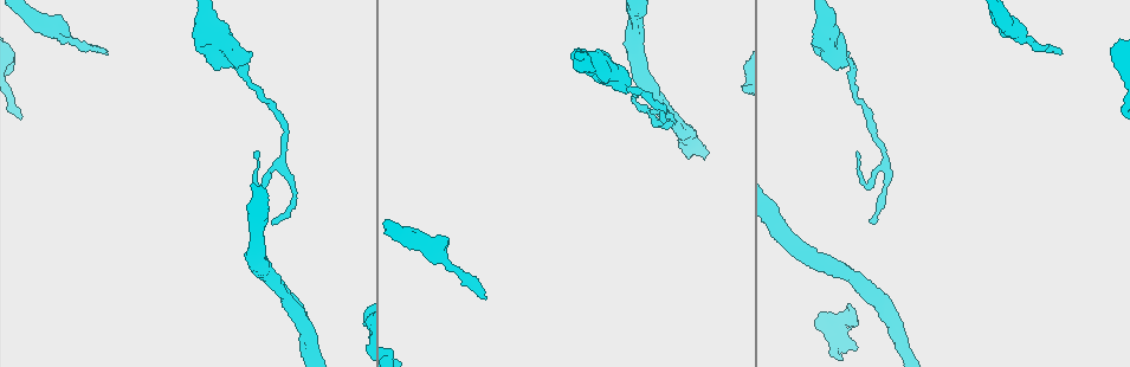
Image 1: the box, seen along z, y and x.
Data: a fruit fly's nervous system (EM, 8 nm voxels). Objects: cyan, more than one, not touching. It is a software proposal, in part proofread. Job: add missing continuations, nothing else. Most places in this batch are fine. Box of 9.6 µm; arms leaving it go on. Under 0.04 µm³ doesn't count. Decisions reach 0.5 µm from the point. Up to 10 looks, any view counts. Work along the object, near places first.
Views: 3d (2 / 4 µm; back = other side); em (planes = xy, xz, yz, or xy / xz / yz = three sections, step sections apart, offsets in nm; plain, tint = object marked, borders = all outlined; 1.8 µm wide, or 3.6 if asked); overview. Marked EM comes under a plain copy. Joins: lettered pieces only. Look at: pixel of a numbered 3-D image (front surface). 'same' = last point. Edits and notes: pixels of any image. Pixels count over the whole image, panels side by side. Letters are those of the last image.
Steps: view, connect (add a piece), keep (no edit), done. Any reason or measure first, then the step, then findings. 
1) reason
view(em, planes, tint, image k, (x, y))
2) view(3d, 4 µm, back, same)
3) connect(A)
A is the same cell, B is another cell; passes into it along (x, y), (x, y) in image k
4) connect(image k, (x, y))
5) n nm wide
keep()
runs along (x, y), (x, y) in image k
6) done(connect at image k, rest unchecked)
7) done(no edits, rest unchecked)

free end
view(em, xz, step 16, borders, image 1, (107, 52))

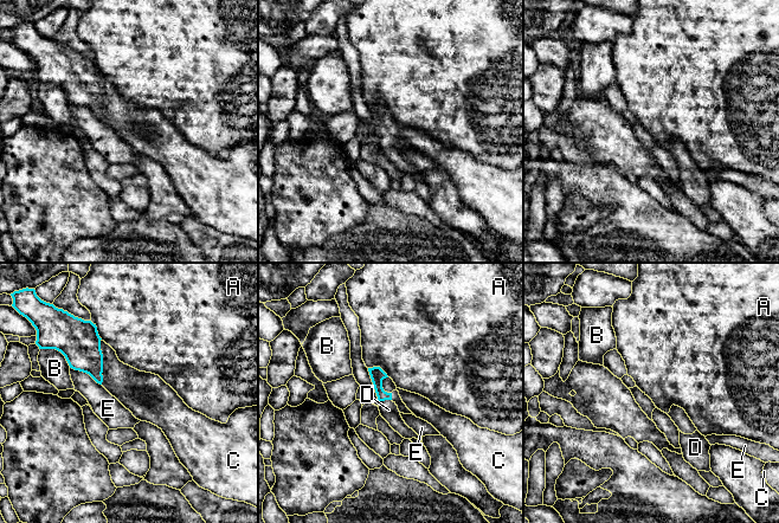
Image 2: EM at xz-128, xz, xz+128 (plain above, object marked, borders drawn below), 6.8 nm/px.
90 nm wide; C touches over 320 nm
connect(D)
D is the same cell, A, B, C and E are other cells; it goes on there

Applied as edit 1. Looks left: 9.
branch stops here
view(em, planes, borders, image 1, (836, 70))

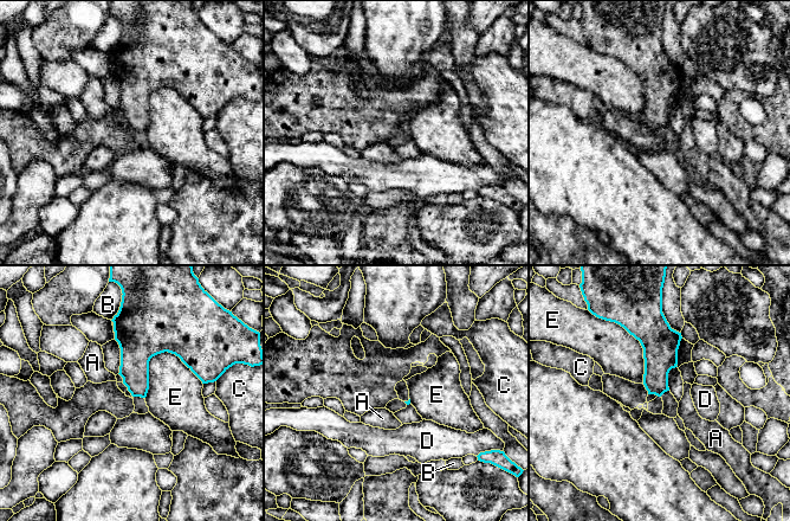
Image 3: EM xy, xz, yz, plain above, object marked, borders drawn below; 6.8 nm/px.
keep()
A, B, C, D and E are other cells; border along (202, 384), (161, 352), (144, 398) in image 3; none of them fits

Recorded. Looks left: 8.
branch stops here
view(3d, 4 µm, image 1, (271, 222))

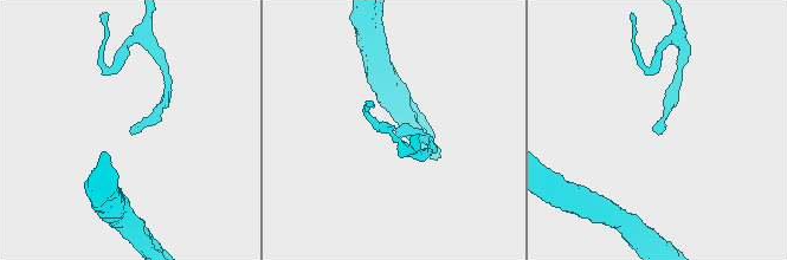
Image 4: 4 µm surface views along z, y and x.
shape alone is not enough
view(em, xz, step 4, borders, image 4, (655, 130))

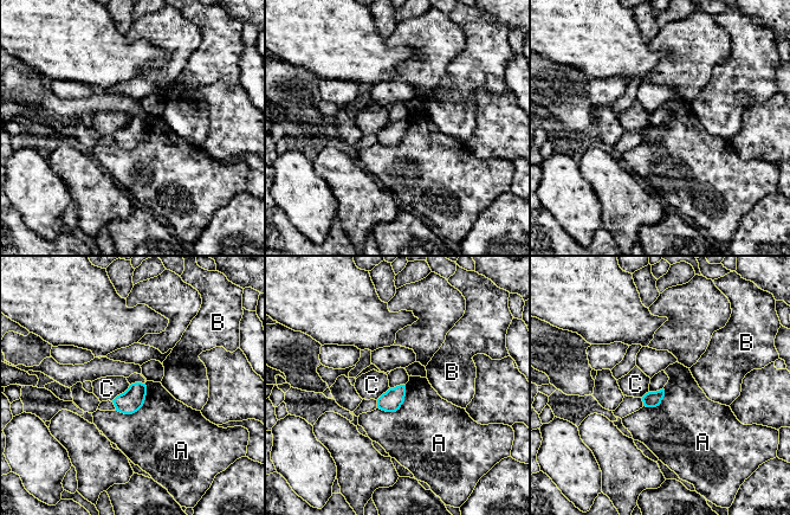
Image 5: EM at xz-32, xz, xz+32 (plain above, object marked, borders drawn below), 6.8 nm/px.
view(em, planes, borders, same)

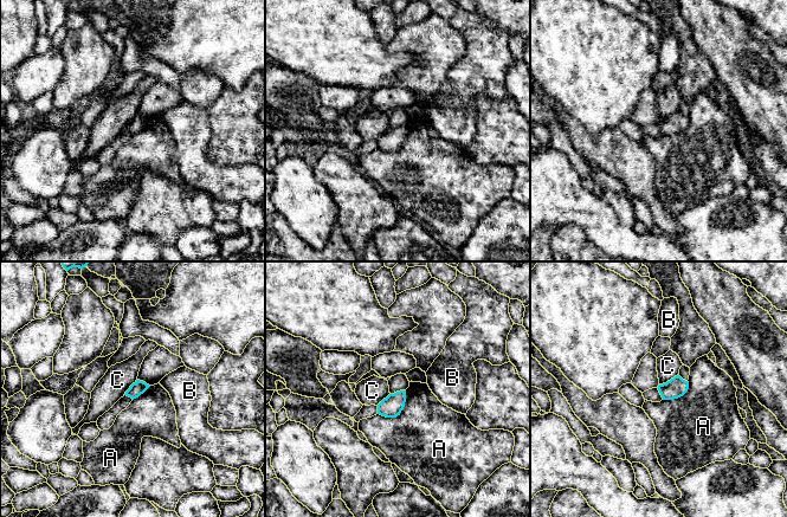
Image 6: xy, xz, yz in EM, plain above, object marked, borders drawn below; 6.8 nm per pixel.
keep()
A, B and C are other cells; border along (406, 391), (395, 417), (378, 414) in image 6; none of them fits

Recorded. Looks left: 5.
done(connect at image 2, rest unchecked)

